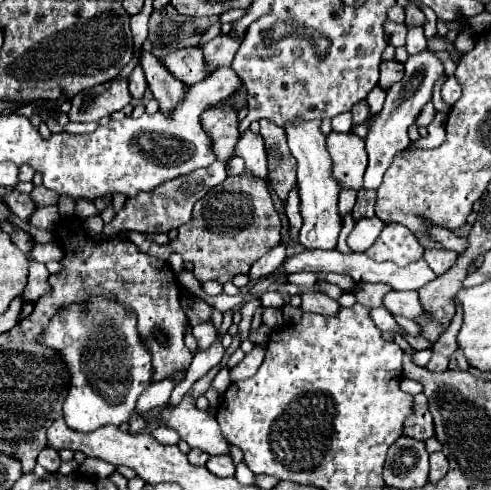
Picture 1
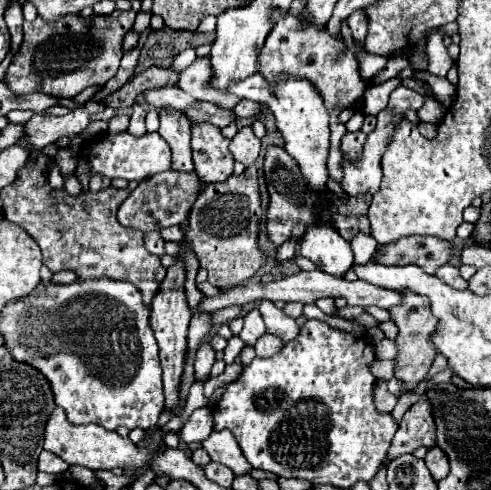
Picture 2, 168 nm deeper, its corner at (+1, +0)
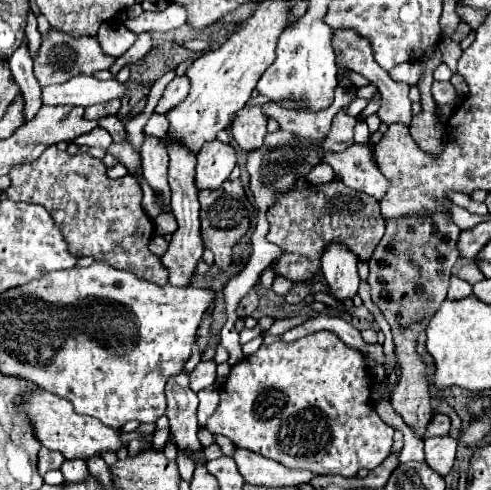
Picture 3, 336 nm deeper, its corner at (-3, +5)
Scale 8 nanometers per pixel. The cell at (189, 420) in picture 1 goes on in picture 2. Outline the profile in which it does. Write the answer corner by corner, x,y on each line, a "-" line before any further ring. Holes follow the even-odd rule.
212,430
210,436
206,440
202,440
202,448
210,454
210,458
214,462
220,462
220,464
226,464
228,468
232,468
234,474
246,474
252,470
252,466
242,456
238,442
234,440
232,432
228,432
228,430
222,430
222,432

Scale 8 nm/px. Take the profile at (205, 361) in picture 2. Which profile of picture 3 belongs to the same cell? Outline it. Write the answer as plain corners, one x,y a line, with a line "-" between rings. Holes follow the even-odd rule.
200,361
196,369
190,373
190,389
194,393
202,391
204,387
210,387
216,383
216,363
214,361

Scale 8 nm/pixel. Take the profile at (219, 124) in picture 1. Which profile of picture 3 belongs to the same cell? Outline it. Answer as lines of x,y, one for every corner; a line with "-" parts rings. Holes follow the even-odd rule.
212,141
202,147
196,163
196,189
218,189
236,167
236,153
230,145

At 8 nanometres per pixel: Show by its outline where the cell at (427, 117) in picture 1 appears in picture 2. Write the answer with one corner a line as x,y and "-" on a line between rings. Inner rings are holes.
426,94
424,98
426,98
424,106
418,110
420,122
434,122
434,124
438,124
438,122
442,120
442,116
444,116
442,104
440,104
436,98
432,98
430,94

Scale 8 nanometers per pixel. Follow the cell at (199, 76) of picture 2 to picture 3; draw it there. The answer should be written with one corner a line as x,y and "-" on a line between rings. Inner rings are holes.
186,75
174,77
174,79
168,83
162,99
158,101
154,113
160,113
160,115
162,115
162,113
168,113
172,107
176,107
180,101
184,101
186,95
188,95
188,87
190,87
190,81
188,81

